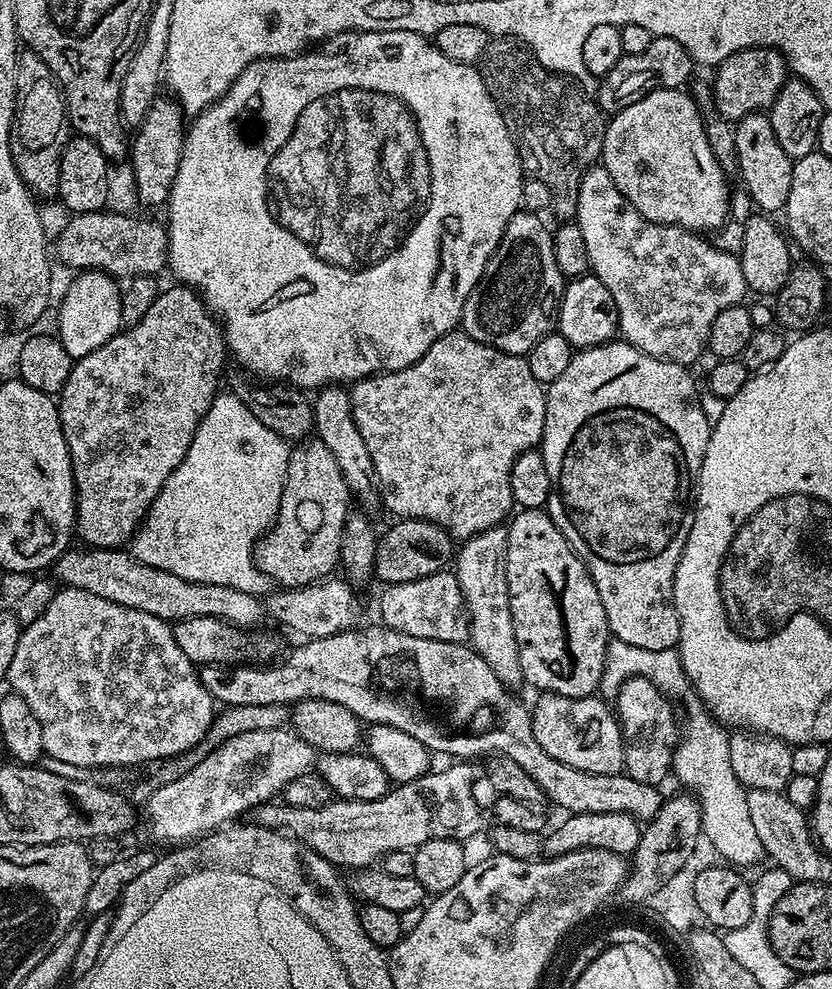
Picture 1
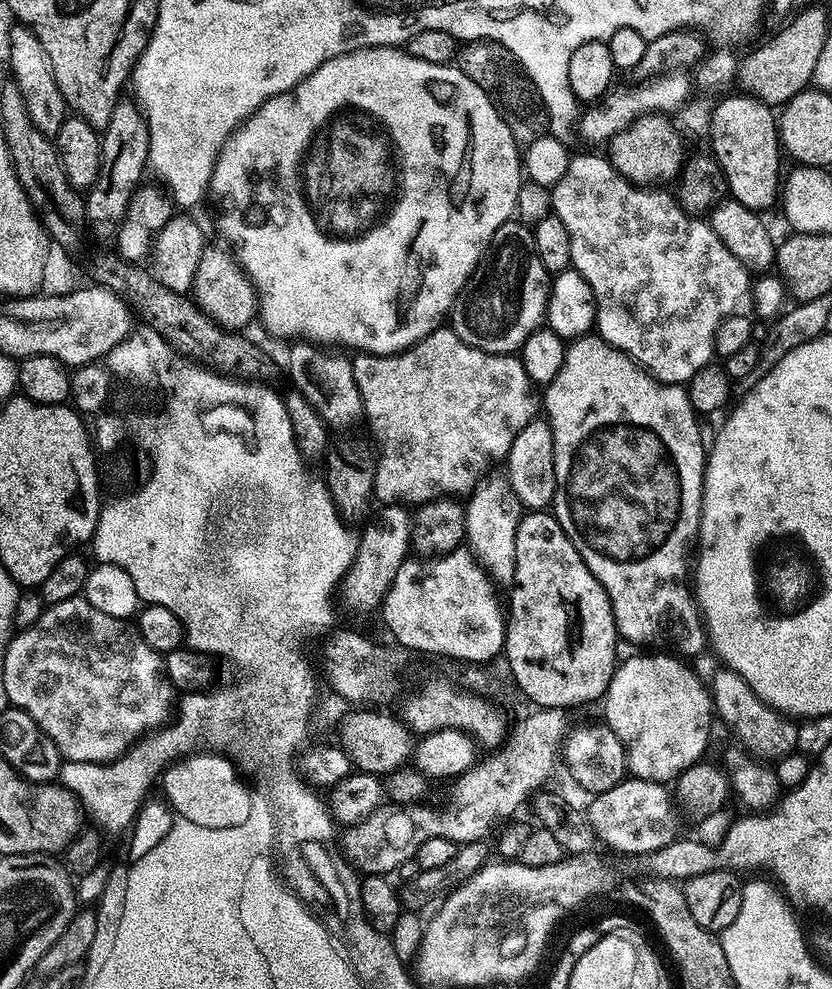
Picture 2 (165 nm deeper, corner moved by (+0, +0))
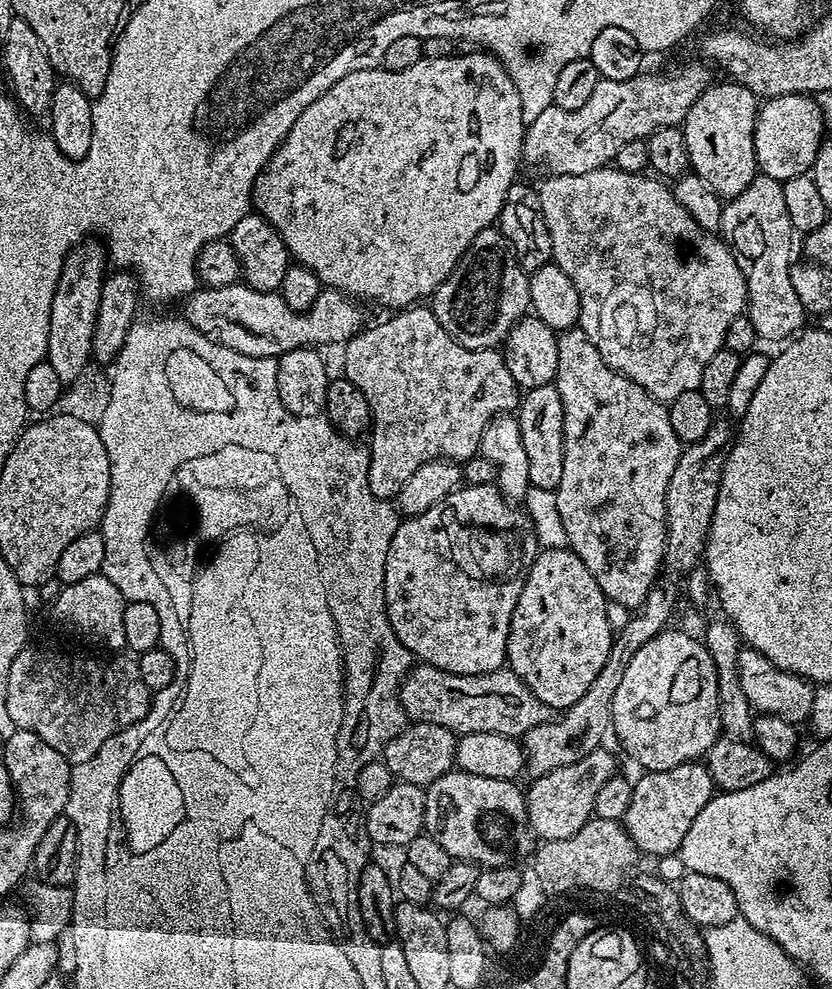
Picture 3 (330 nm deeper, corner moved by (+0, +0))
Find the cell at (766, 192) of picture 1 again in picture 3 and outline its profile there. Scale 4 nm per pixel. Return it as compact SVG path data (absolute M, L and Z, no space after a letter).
M727 83L709 86L690 106L682 125L691 171L697 172L721 198L742 194L758 175L754 154L758 97L742 84Z

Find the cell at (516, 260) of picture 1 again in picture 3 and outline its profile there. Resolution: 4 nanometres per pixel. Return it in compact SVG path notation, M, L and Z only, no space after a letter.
M499 227L484 228L470 242L466 254L436 286L430 297L432 313L458 343L467 348L496 348L503 345L508 331L530 308L529 273L522 270L512 244Z

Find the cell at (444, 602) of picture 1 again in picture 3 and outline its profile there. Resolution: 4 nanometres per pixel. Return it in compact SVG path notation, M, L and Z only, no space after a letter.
M495 483L486 485L461 486L448 496L443 496L430 510L422 510L422 514L401 519L396 527L394 538L390 538L390 550L386 550L386 574L384 575L384 601L386 614L398 642L402 642L405 653L413 652L417 661L434 666L450 674L473 676L486 674L505 667L508 659L508 635L510 622L514 614L514 606L518 606L518 594L522 594L522 586L528 577L528 568L536 560L538 541L532 530L532 520L527 512L521 510L513 501L501 494Z

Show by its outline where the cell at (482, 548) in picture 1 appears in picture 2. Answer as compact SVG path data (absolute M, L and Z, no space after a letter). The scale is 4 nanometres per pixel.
M504 474L481 475L468 498L464 530L467 547L493 577L498 576L505 586L511 585L516 579L516 535L522 515L520 499L514 494L507 475Z

